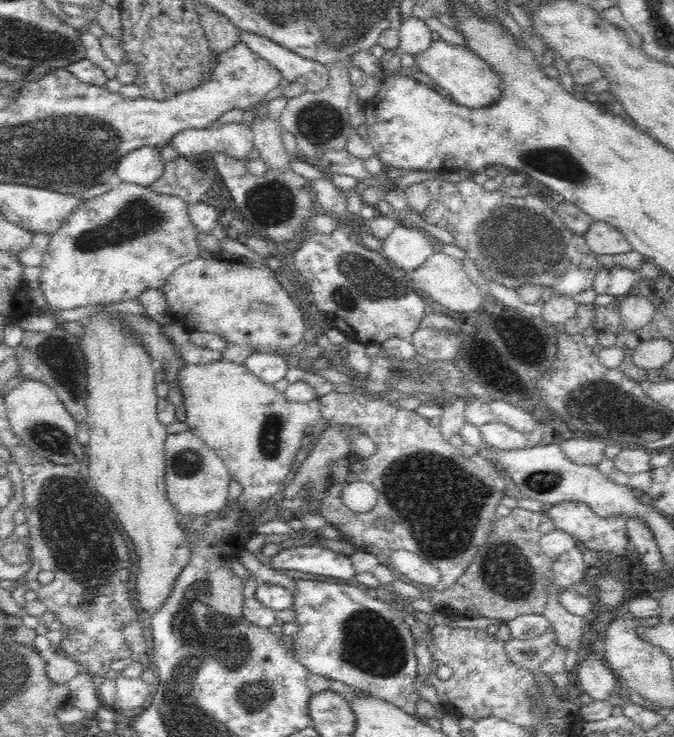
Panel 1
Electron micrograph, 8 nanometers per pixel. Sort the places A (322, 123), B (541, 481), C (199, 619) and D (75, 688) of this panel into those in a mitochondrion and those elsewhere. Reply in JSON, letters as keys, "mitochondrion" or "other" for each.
{"A":"mitochondrion","B":"mitochondrion","C":"mitochondrion","D":"other"}

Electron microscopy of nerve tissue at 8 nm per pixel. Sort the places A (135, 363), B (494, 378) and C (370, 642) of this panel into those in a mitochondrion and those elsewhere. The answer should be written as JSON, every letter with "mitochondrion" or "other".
{"A":"other","B":"other","C":"mitochondrion"}

